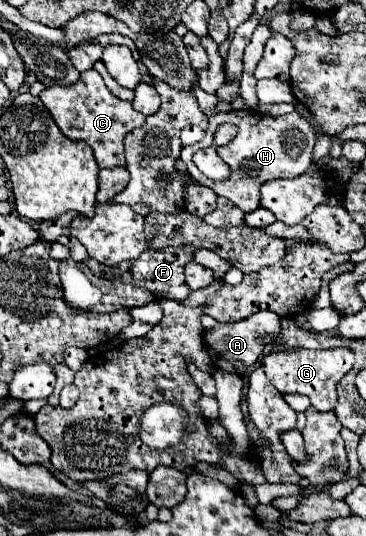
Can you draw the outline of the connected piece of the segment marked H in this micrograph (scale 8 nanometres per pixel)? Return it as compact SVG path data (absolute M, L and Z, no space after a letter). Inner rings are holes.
M232 110L232 112L210 116L204 140L194 144L194 146L184 146L180 152L180 158L188 166L188 172L198 182L206 184L208 188L214 190L216 196L224 196L226 200L234 202L236 206L240 206L240 210L244 210L248 214L248 212L260 208L260 186L264 182L278 180L278 178L296 178L296 176L308 172L312 168L314 142L316 142L316 132L312 130L312 126L304 118L298 116L296 110L292 114L284 114L284 116L276 116L276 118L258 114L254 110L240 110L240 112ZM224 122L238 126L236 138L230 144L216 148L216 152L224 160L224 164L230 166L230 178L210 180L196 168L196 164L192 162L192 156L200 148L212 146L212 136L214 136L216 126L220 126Z

